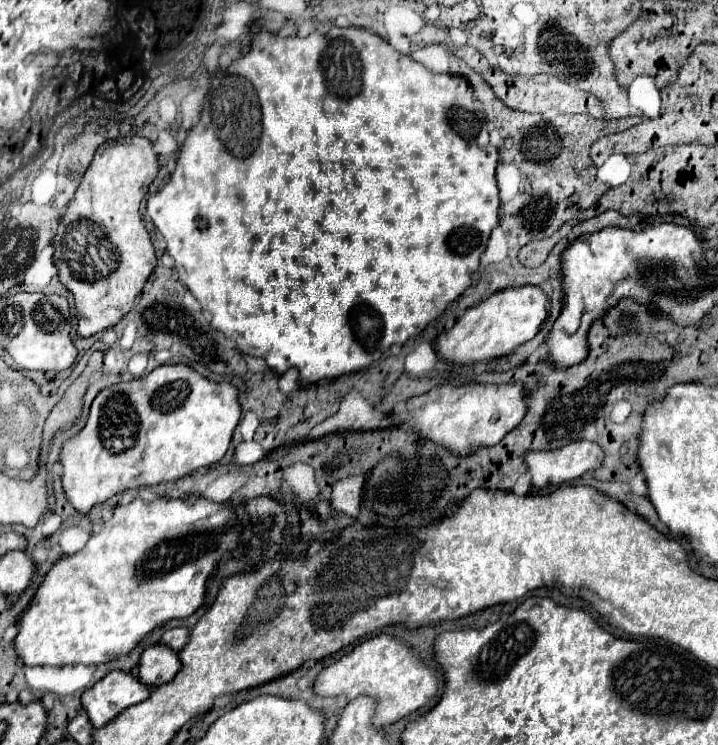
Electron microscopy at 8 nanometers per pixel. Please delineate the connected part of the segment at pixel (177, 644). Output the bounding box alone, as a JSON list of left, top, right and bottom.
[161,627,189,653]

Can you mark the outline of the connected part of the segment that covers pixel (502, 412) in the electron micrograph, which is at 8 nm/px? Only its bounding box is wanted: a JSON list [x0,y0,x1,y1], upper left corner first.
[407,381,527,457]

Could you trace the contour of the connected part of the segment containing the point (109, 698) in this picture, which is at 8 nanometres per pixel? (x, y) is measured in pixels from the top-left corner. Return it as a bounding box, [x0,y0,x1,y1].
[81,671,149,729]

